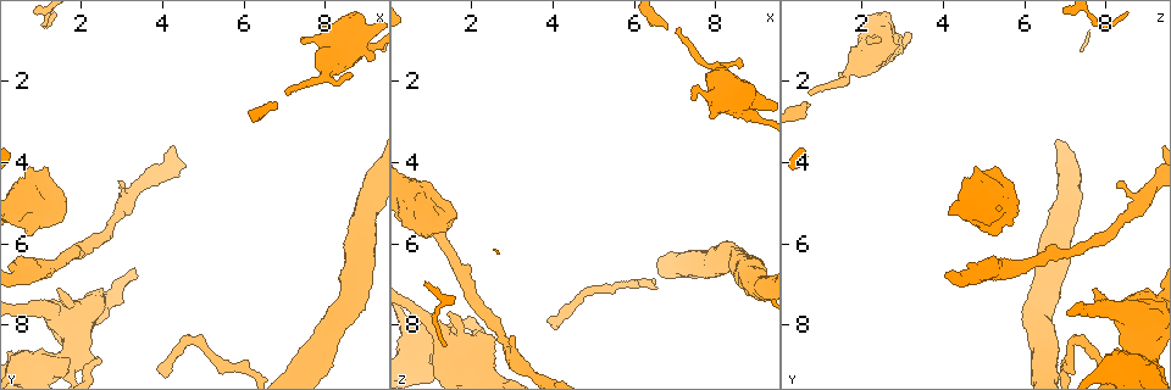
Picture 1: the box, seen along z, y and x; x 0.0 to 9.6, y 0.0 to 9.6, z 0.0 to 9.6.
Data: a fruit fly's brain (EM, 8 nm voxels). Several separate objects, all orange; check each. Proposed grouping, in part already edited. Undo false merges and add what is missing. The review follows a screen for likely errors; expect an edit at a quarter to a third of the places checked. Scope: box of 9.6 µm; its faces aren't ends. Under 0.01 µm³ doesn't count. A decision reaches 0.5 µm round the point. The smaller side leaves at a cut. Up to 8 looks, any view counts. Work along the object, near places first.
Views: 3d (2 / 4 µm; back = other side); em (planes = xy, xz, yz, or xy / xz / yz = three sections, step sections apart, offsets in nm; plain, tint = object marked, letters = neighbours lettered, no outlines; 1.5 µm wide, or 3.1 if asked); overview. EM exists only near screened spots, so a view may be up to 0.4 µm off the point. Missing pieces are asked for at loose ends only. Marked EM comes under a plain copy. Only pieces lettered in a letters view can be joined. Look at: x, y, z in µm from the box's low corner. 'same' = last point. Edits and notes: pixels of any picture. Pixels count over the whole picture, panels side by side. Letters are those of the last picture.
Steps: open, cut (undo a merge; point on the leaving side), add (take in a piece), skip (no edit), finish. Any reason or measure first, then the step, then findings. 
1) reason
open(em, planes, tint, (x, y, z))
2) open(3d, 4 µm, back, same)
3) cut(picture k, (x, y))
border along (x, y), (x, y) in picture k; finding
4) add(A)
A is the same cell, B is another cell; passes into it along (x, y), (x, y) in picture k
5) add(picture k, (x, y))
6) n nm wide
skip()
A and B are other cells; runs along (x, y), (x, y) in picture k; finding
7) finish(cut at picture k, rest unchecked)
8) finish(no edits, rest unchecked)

branch stops here
open(3d, 2 µm, (7.45, 1.00, 2.45))

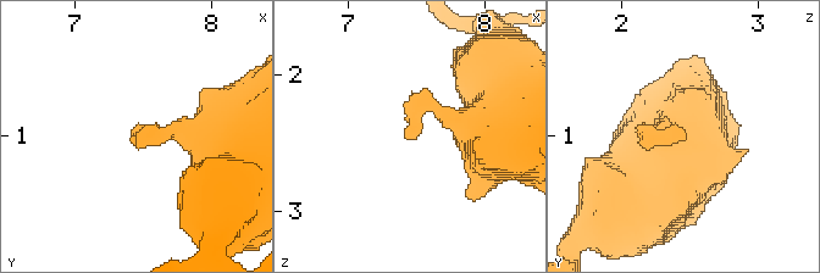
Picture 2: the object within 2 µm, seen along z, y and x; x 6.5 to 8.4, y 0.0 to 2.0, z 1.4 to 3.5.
now the EM
open(em, planes, letters, (7.40, 1.00, 2.46))

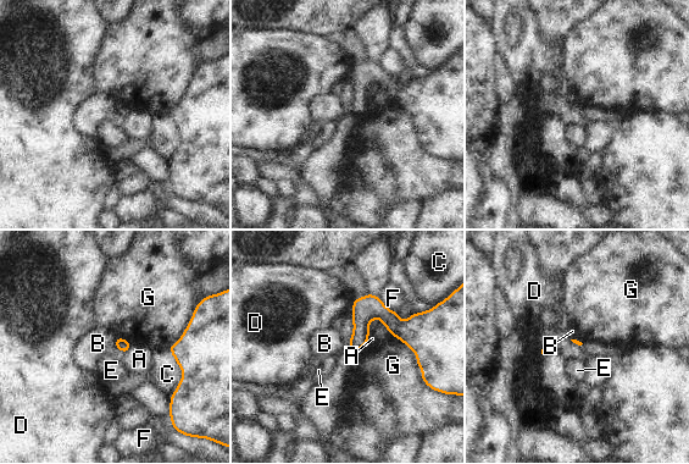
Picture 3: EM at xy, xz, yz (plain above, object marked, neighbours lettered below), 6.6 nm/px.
skip()
A, B, C, D, E, F and G are other cells; border along (117, 337), (114, 344) in picture 3; no lettered piece goes on from it

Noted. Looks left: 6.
branch stops here
open(em, planes, tint, (8.70, 1.80, 1.60))

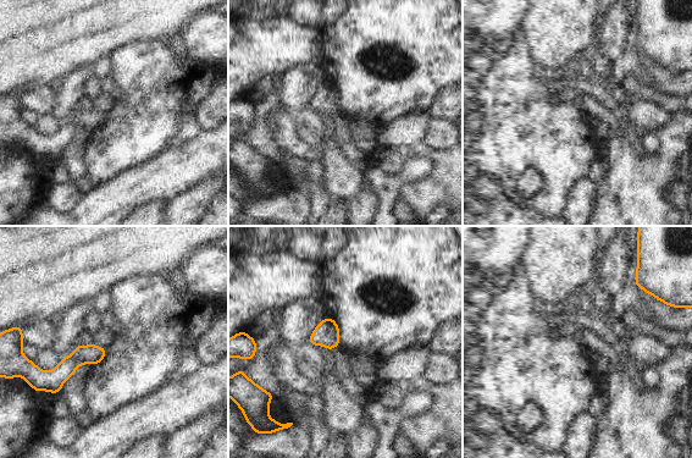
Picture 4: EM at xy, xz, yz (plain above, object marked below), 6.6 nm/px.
open(em, planes, letters, same)

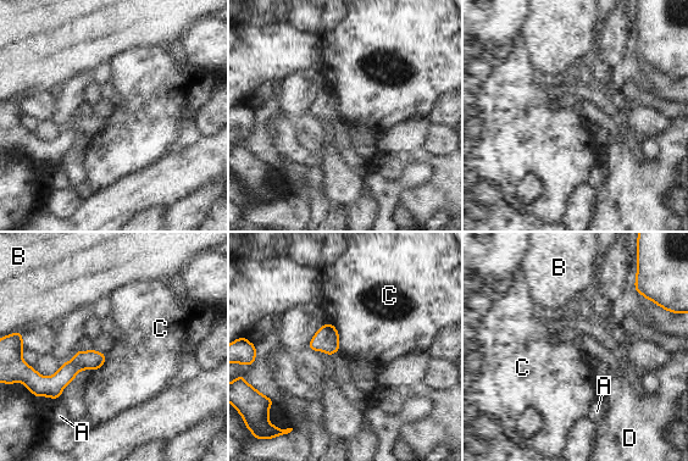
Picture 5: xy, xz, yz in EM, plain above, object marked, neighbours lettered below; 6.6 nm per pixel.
skip()
A, B, C and D are other cells; runs along (101, 356), (78, 362), (55, 395) in picture 5; none of them fits

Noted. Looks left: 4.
an open end
open(3d, 4 µm, back, (3.00, 4.55, 8.35))

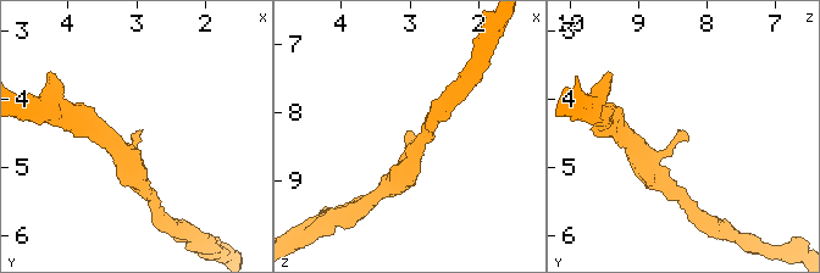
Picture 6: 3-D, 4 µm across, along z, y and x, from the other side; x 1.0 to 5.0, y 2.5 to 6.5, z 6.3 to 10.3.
need the tissue
open(em, yz, step 4, letters, (3.05, 4.55, 8.25))

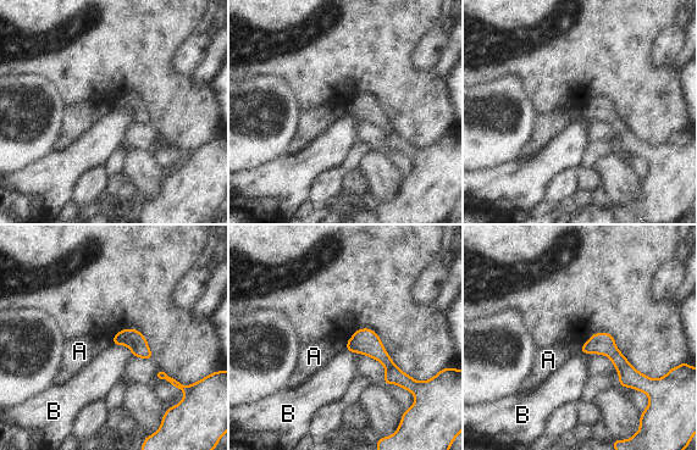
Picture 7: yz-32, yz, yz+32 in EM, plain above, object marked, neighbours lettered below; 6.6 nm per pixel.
130 nm wide
skip()
A and B are other cells; runs along (358, 333), (388, 364), (404, 384) in picture 7; none of them fits

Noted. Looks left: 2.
finish(no edits, rest unchecked)

